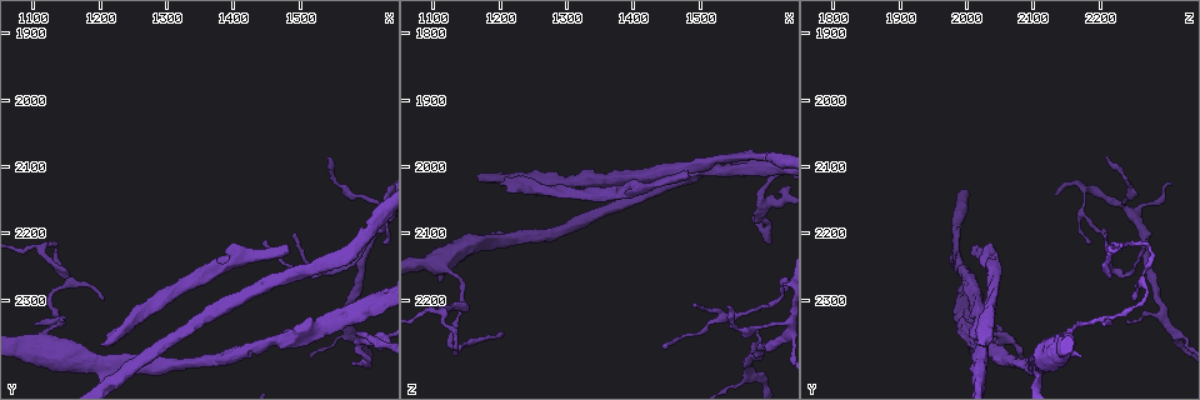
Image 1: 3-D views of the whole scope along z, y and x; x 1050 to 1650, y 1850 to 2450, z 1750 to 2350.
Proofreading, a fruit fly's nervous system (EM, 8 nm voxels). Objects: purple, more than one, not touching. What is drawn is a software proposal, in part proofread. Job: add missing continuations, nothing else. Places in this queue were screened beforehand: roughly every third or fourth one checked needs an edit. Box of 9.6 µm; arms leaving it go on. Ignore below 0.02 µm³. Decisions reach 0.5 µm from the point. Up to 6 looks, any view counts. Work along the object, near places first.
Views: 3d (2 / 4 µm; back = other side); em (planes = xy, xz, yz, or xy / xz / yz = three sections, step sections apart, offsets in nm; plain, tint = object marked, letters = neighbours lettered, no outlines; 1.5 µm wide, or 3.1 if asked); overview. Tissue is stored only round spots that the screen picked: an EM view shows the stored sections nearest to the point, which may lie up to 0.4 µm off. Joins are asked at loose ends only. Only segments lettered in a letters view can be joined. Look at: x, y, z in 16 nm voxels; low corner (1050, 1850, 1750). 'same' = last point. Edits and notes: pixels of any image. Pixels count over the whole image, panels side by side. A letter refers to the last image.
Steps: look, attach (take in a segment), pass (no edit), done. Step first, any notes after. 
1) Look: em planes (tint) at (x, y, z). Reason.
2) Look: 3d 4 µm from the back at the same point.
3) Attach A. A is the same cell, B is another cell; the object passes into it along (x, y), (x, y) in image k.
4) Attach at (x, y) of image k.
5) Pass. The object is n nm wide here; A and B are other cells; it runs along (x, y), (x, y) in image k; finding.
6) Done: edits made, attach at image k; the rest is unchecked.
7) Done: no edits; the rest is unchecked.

Look: em xz step 4 (letters) at (1610, 2400, 2115). Branch stops here.

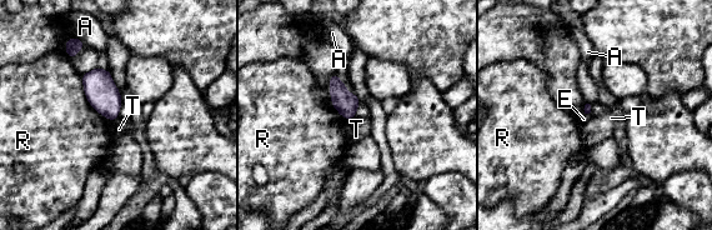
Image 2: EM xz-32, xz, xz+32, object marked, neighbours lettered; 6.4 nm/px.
Pass. A, E, R and T are other cells; a border runs along (355, 115), (347, 120) in image 2; no lettered segment goes on from it.

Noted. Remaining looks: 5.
Look: em yz step 4 (tint) at (1490, 2205, 2205). Thin end.

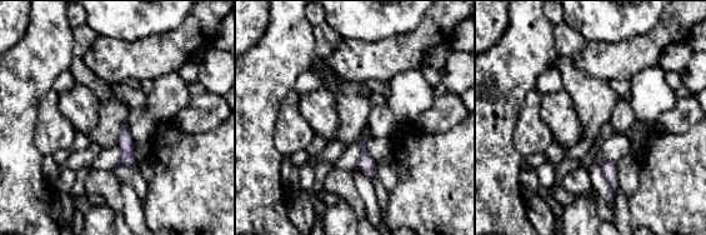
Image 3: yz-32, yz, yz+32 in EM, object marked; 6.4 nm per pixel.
Look: em planes (letters) at the same point.

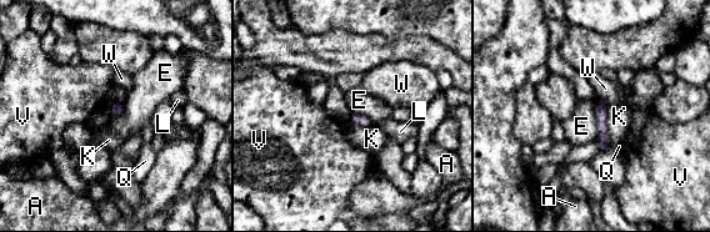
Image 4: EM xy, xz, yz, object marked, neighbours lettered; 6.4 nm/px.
Pass. The object is 70 nm wide here; A, E, K, L, Q, V and W are other cells; a border runs along (599, 100), (595, 139) in image 4; no lettered segment goes on from it.

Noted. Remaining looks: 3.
Look: 3d 2 µm at (1480, 2220, 2015). An open end.

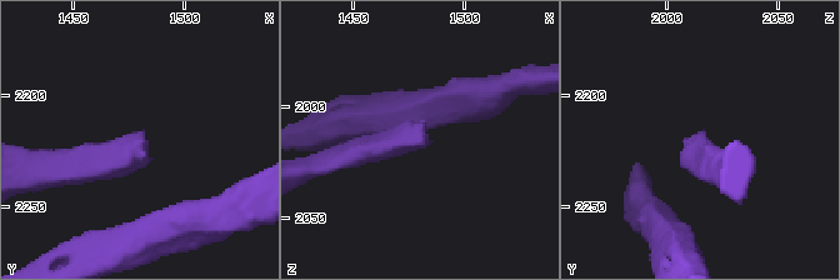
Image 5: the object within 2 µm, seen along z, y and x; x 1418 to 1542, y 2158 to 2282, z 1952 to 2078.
Look: em planes (letters) at (1481, 2216, 2017). Need the tissue.

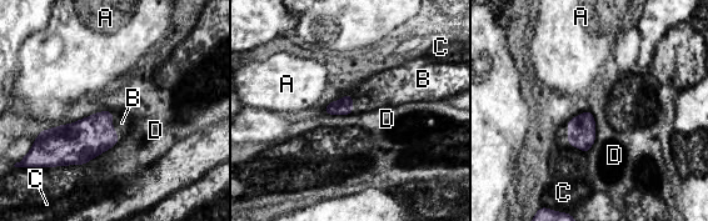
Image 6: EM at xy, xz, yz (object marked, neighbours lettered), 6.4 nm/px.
Attach B. The longest contact is with D, 260 nm; B is the same cell, A, C and D are other cells; the neuron continues.

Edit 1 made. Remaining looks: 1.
Done: edits made, attach at image 6; the rest is unchecked.

